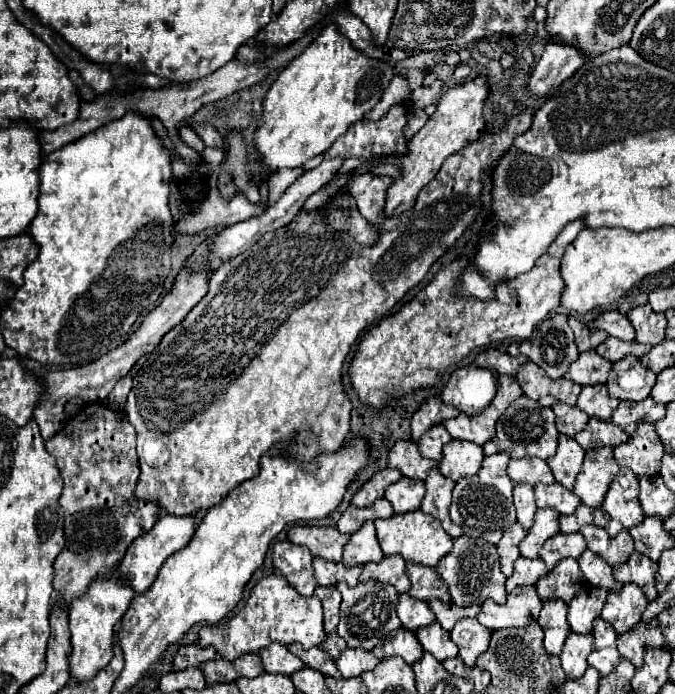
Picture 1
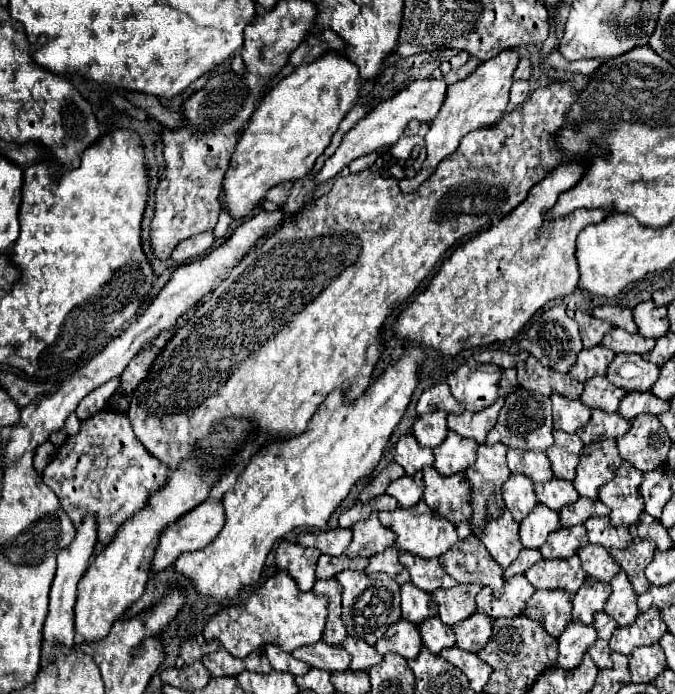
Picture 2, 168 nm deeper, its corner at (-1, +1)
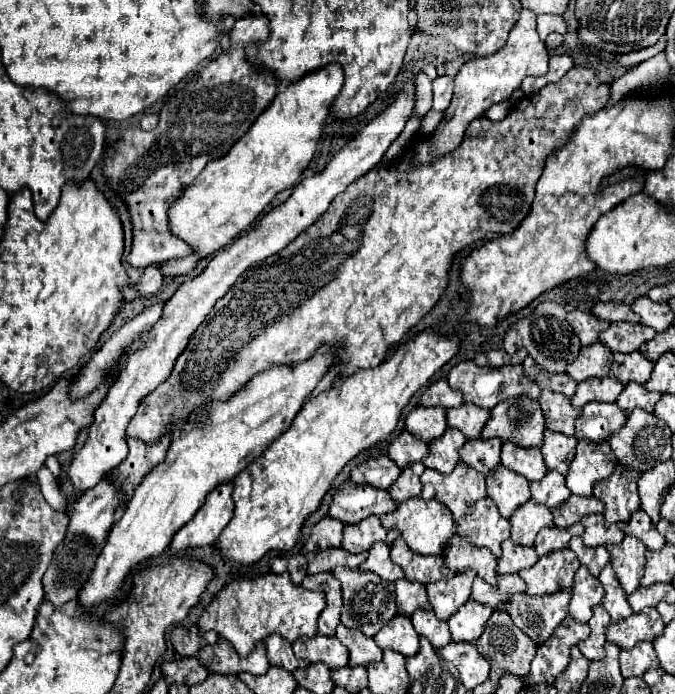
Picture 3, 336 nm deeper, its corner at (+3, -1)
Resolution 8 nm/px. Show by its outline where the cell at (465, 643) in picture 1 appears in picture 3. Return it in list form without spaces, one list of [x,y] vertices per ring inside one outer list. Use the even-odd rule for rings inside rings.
[[[467,600],[459,612],[455,612],[447,624],[451,630],[451,638],[455,642],[473,642],[483,634],[485,622],[493,614],[491,606],[483,606],[475,600]]]

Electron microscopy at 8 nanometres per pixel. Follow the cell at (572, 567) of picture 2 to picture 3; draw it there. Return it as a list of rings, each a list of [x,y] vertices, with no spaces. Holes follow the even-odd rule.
[[[571,548],[555,550],[547,556],[541,556],[533,568],[521,570],[519,576],[527,584],[527,594],[541,596],[561,590],[571,590],[573,576],[579,568],[579,560]]]

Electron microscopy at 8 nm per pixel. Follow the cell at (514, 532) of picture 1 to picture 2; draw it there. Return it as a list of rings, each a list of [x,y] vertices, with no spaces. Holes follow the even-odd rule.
[[[507,510],[503,512],[501,518],[497,520],[491,518],[487,522],[481,534],[481,542],[487,546],[487,550],[503,570],[515,560],[515,556],[519,556],[523,548],[519,542],[519,524]]]

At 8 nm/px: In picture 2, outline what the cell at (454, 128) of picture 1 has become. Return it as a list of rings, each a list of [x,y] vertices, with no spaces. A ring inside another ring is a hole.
[[[503,50],[499,56],[479,64],[479,68],[471,76],[467,76],[465,80],[447,86],[447,96],[443,100],[443,106],[441,106],[437,118],[431,122],[431,128],[425,136],[427,158],[423,162],[421,172],[417,172],[415,178],[409,178],[409,180],[401,182],[405,192],[415,192],[421,186],[421,182],[425,182],[435,172],[439,162],[457,150],[459,140],[465,134],[469,134],[473,130],[479,130],[479,128],[493,126],[495,122],[501,120],[501,116],[505,112],[505,106],[509,102],[509,88],[511,88],[511,82],[513,82],[511,76],[513,76],[513,70],[517,68],[517,62],[519,62],[519,56],[515,52]]]

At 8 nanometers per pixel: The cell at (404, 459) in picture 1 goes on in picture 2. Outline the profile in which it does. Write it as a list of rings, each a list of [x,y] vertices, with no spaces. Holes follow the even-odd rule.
[[[405,434],[397,442],[395,462],[405,468],[407,476],[413,476],[421,468],[433,464],[433,452],[431,452],[431,448],[419,446],[413,434]]]

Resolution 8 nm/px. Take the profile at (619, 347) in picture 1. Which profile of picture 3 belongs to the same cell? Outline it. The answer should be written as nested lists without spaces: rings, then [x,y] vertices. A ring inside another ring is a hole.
[[[611,322],[611,326],[607,330],[603,330],[603,334],[599,334],[599,340],[611,348],[613,352],[617,352],[619,348],[637,348],[651,340],[655,336],[655,330],[641,326],[641,324],[629,324],[629,322]]]

